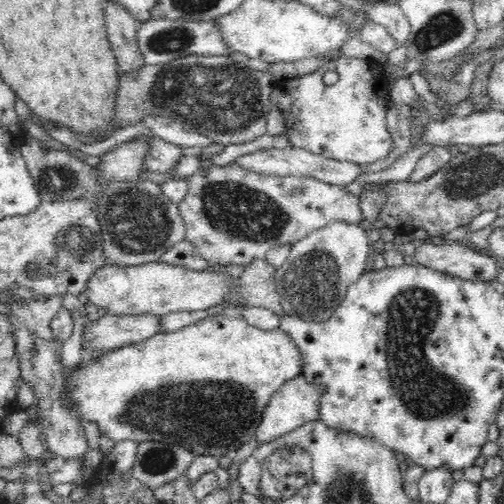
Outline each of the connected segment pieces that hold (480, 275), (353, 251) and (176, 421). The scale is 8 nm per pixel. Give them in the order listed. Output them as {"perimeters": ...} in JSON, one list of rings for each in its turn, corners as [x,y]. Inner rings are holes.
{"perimeters":[[[[445,242],[442,245],[434,245],[433,243],[425,243],[415,248],[413,260],[426,268],[442,272],[444,274],[455,276],[462,280],[479,280],[492,281],[495,280],[498,272],[498,264],[496,257],[477,253],[472,245],[462,245],[455,242]]],[[[335,220],[291,245],[286,262],[276,270],[276,283],[278,283],[278,291],[282,295],[280,303],[284,307],[284,312],[303,317],[306,321],[321,323],[328,320],[344,300],[347,288],[356,280],[360,280],[360,276],[367,272],[365,269],[367,267],[366,258],[370,252],[370,244],[366,231],[358,223]]],[[[240,314],[216,315],[177,332],[158,335],[106,351],[96,363],[85,359],[68,372],[69,396],[78,419],[95,422],[115,443],[132,439],[165,442],[202,456],[226,456],[229,448],[255,442],[270,398],[285,382],[301,375],[304,357],[294,337],[282,328],[265,330],[250,325]]]]}

